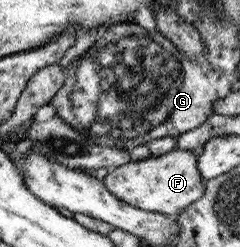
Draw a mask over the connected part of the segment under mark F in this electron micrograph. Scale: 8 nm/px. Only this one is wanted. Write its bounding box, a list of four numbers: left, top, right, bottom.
[101,148,205,217]

